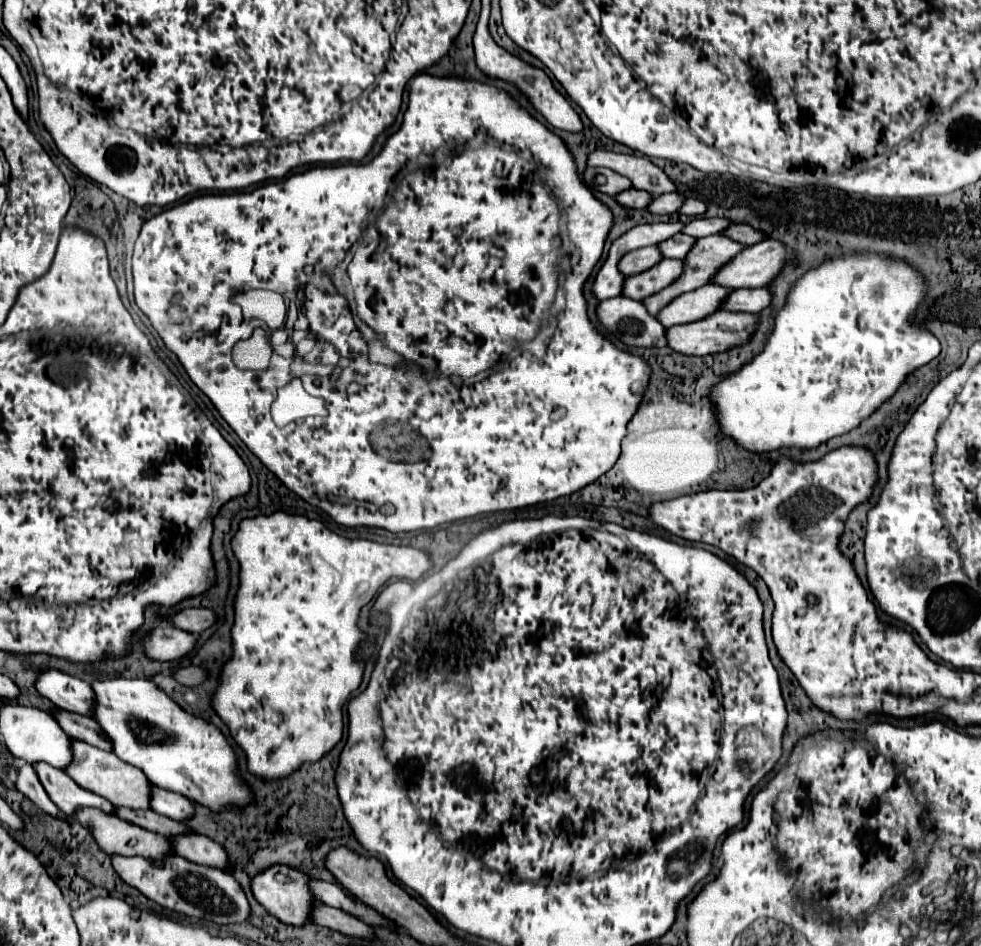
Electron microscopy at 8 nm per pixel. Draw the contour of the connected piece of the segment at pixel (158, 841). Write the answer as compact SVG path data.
M81 808L75 812L75 818L81 826L85 826L95 842L99 844L99 848L107 854L119 854L119 856L143 856L143 858L151 858L155 862L159 862L159 858L163 858L163 854L173 854L171 844L167 842L165 836L155 834L151 830L143 830L131 822L125 822L121 818L115 818L113 814L107 814L103 810L97 808Z

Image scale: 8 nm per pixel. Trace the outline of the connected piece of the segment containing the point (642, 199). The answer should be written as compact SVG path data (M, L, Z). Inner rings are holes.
M629 188L629 190L623 190L621 194L615 194L613 198L615 198L617 204L621 204L625 208L645 208L647 202L651 200L651 194L647 194L643 190Z

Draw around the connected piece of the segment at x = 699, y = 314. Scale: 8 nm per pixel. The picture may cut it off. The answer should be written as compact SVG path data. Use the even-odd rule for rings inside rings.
M703 286L691 292L685 292L677 296L673 302L669 302L655 318L665 326L675 326L675 324L687 324L695 322L699 318L705 318L707 314L715 312L715 306L719 306L719 298L723 294L729 294L731 290L723 290L721 286Z

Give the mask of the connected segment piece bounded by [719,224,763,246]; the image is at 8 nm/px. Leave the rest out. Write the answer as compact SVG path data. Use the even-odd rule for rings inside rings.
M731 224L727 230L719 232L739 244L745 244L745 246L751 246L759 240L763 240L763 234L759 234L759 230L751 230L751 226L743 226L743 224Z

